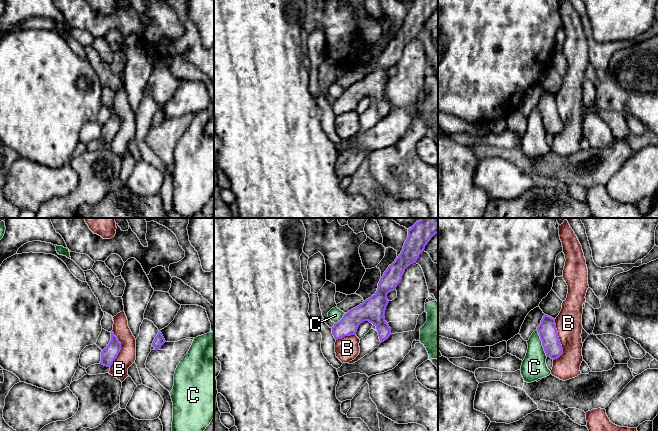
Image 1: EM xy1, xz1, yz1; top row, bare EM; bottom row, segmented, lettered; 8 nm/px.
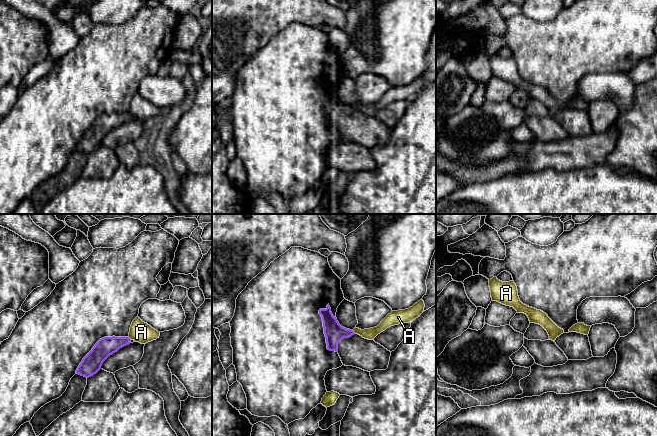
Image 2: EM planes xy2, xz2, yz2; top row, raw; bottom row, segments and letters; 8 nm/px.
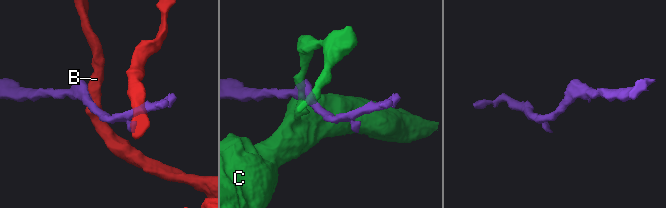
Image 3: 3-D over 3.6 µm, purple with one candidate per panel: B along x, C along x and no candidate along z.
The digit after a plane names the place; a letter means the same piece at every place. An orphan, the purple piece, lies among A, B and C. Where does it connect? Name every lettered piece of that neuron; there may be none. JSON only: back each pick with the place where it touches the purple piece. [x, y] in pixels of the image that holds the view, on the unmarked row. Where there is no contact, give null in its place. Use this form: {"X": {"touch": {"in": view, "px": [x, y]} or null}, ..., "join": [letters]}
{"join": []}

